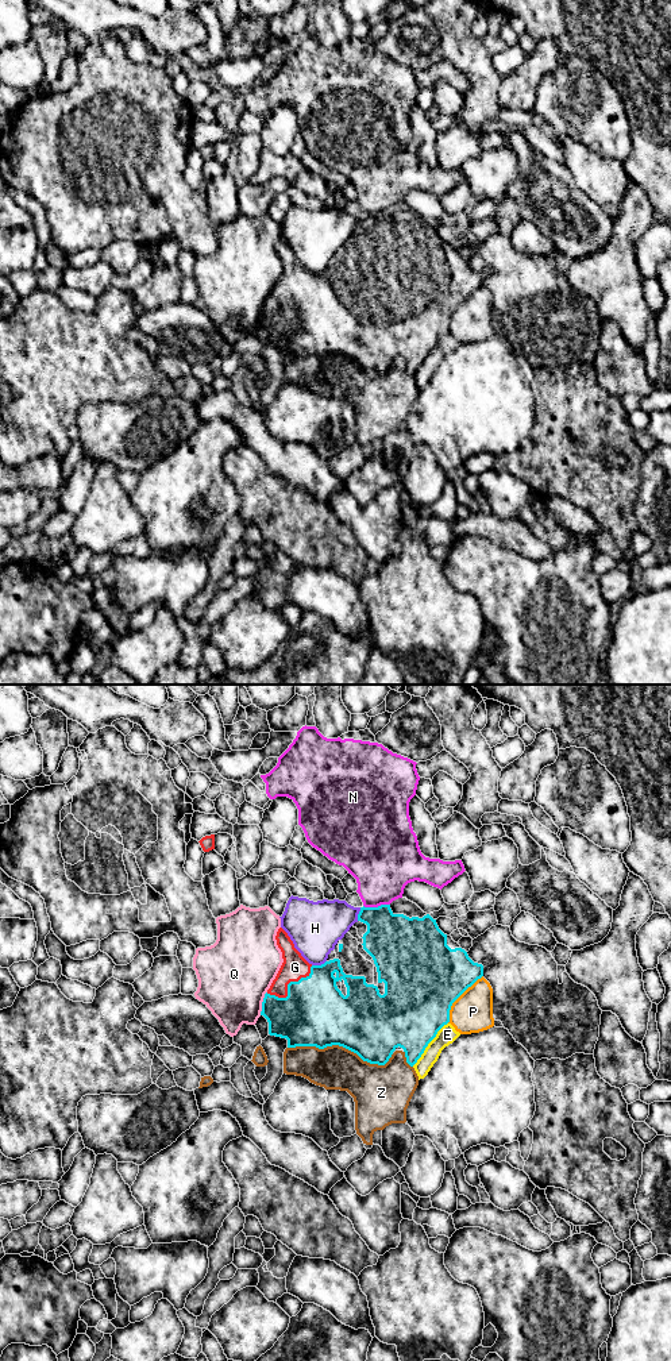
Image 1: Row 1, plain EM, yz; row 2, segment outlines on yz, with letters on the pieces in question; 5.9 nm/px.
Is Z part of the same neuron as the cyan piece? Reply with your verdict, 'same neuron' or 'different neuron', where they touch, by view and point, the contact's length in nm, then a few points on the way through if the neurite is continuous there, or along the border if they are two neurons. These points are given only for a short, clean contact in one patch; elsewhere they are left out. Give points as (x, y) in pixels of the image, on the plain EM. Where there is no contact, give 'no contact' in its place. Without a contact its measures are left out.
different neuron | yz (342, 354) | 650 nm

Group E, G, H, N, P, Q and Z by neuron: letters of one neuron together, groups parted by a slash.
E / G / H / N / P / Q / Z

